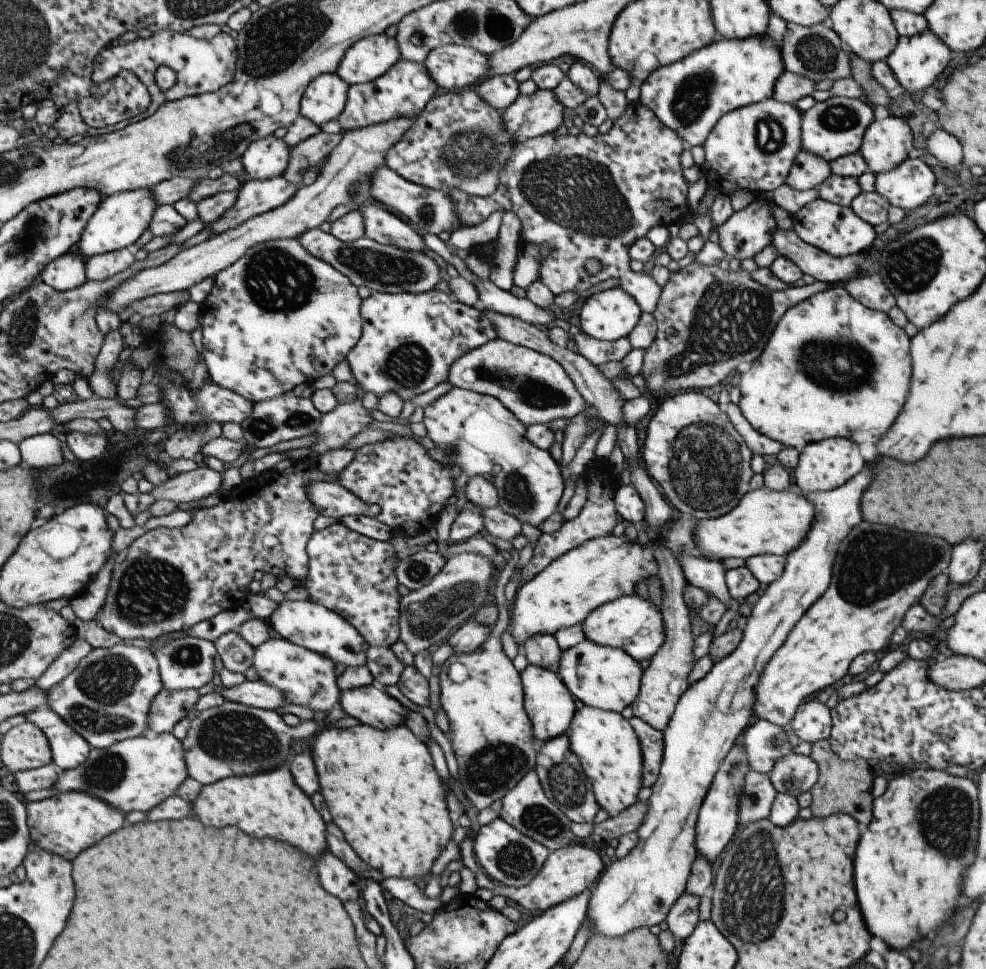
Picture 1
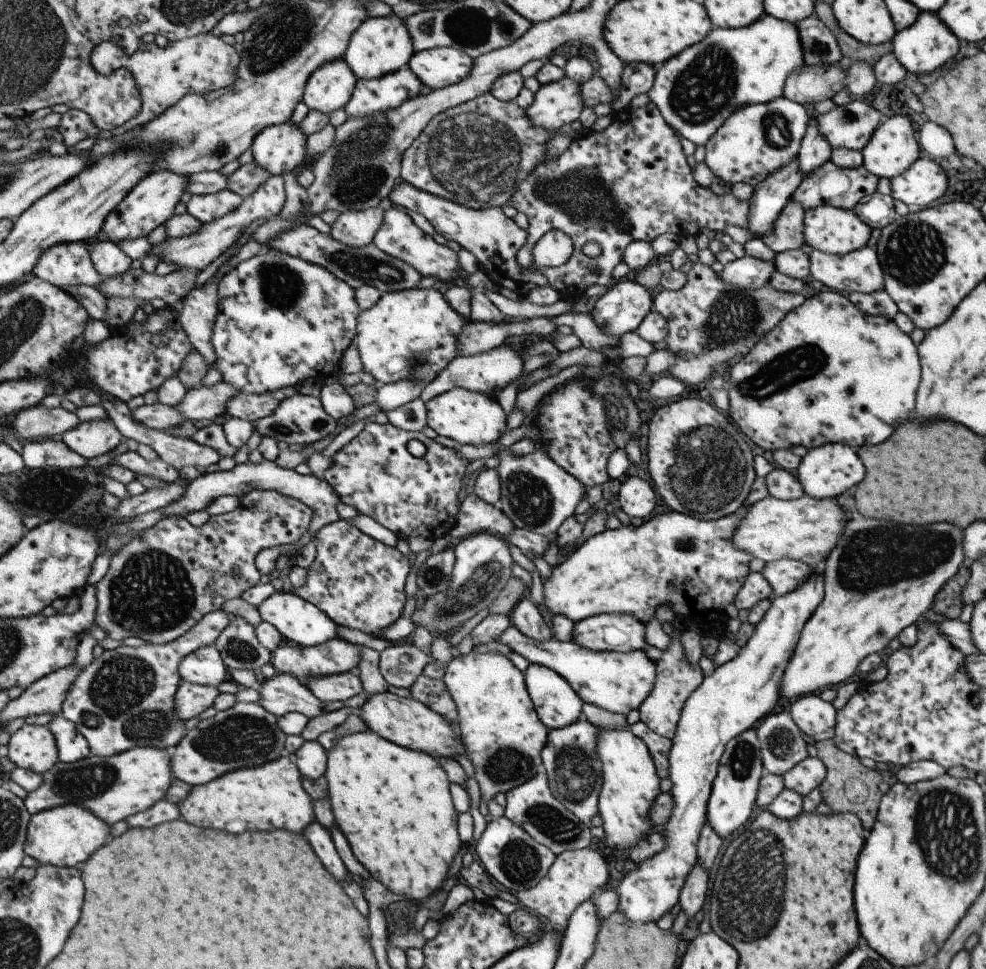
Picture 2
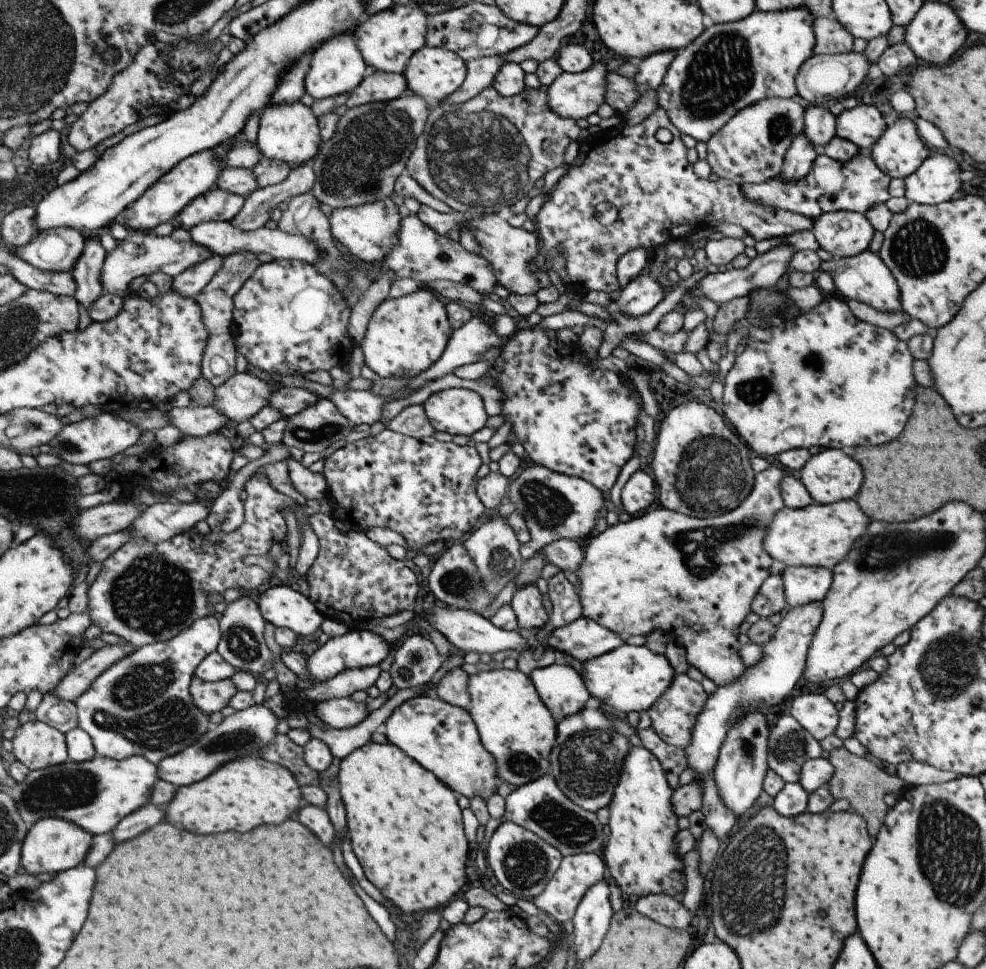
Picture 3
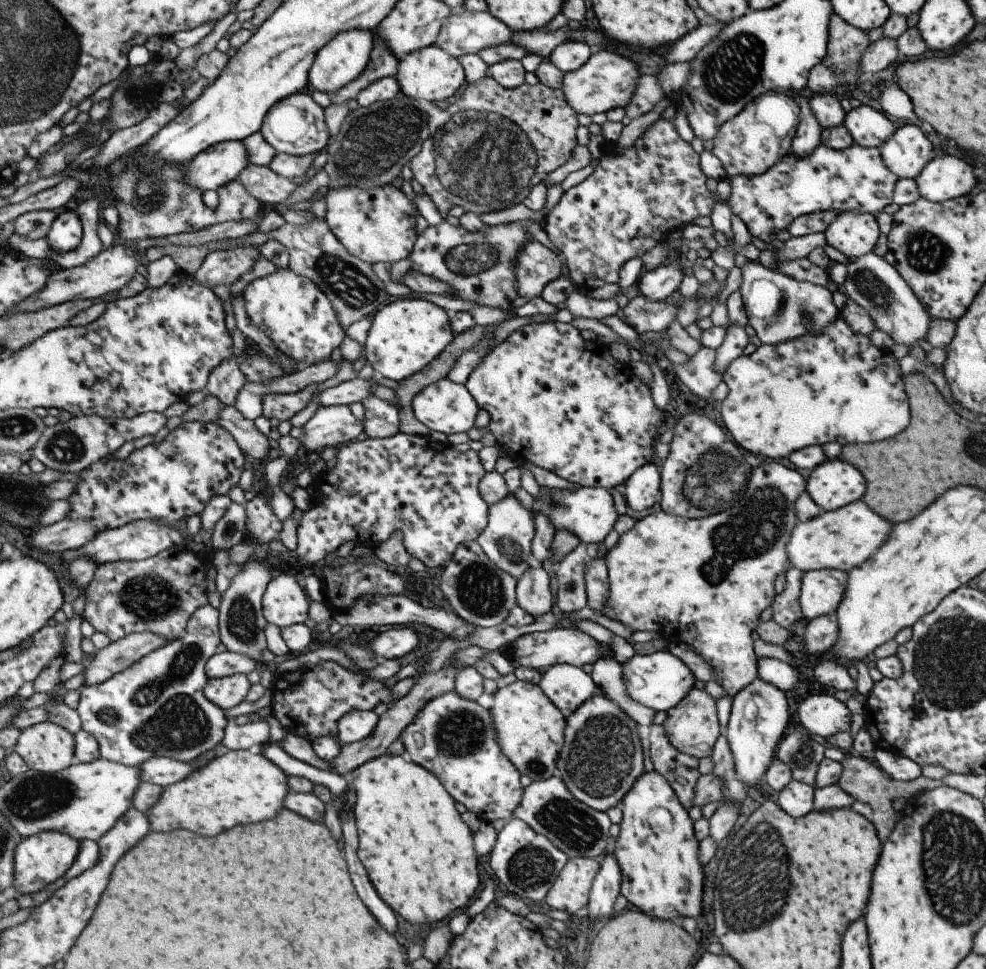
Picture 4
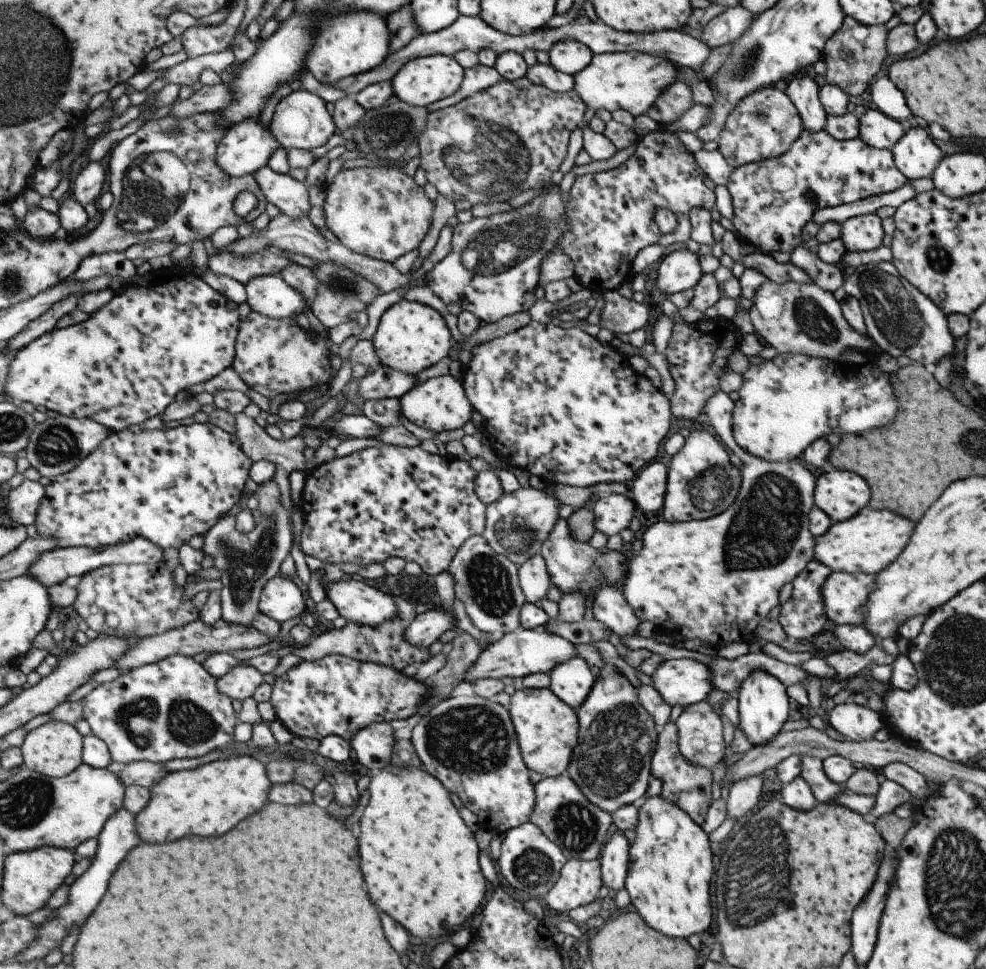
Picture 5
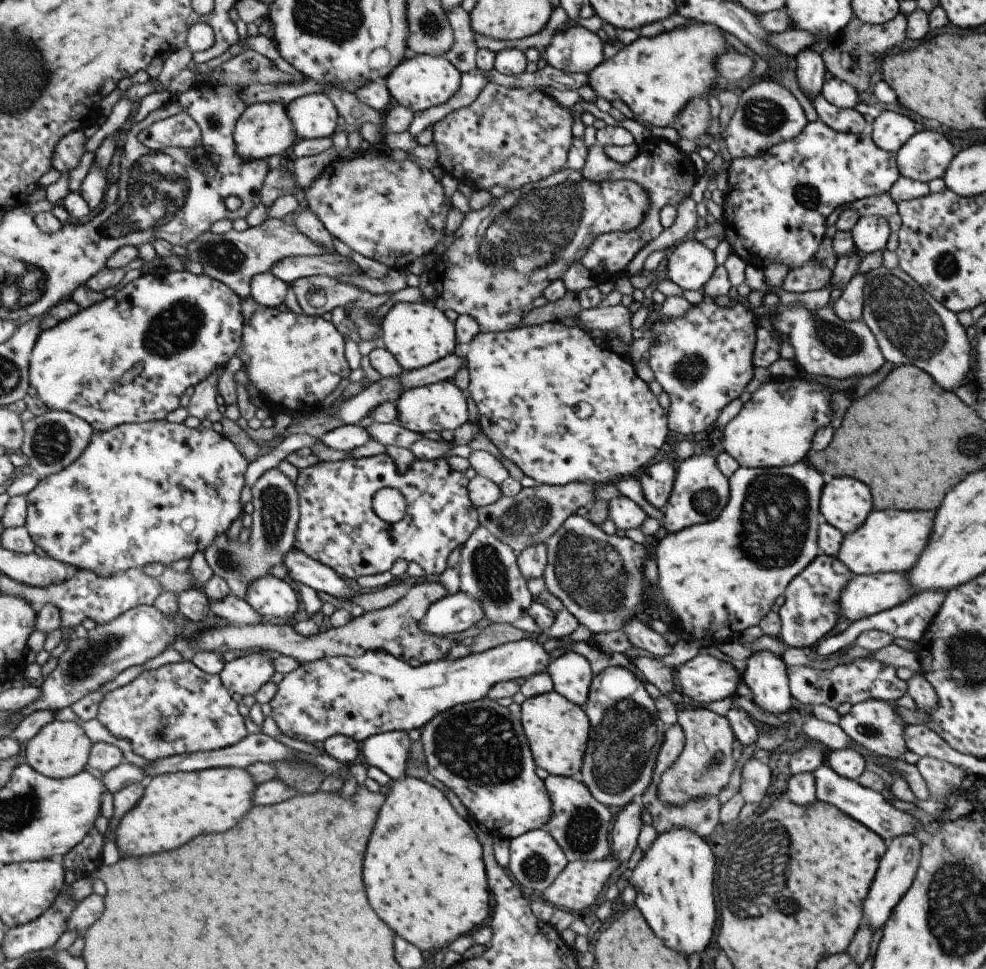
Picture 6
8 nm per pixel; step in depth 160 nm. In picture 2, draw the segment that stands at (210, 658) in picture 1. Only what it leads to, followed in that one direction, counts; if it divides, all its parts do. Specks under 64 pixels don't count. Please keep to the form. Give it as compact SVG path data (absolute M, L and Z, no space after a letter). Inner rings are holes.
M216 644L185 656L179 672L183 682L215 687L229 680L230 674Z

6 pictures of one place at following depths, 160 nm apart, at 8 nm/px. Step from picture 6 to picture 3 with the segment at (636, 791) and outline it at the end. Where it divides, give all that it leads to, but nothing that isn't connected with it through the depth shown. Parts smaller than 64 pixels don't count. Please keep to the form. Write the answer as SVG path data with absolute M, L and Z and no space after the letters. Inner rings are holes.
M599 708L582 709L556 724L555 741L549 752L549 772L561 794L581 810L595 813L606 808L617 784L621 760L630 743L613 730L613 724Z

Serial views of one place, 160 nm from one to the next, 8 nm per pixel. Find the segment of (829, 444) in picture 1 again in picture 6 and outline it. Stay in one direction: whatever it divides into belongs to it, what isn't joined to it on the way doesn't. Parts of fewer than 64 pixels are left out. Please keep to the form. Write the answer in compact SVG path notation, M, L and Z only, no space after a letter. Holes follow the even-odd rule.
M833 477L821 489L818 509L820 519L834 526L842 535L852 533L863 524L865 517L873 510L870 490L865 484L851 477Z

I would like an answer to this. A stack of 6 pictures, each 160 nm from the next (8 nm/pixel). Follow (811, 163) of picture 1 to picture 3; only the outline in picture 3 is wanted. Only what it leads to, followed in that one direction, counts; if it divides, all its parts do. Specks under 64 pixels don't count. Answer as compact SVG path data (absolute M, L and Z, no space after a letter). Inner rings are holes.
M809 105L803 111L803 136L819 154L835 135L835 118L827 106Z

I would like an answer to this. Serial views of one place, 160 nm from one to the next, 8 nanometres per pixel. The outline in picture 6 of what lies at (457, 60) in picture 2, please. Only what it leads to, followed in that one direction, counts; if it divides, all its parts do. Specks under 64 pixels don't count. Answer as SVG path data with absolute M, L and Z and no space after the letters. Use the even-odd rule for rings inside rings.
M409 55L383 80L392 103L408 108L413 114L444 103L460 83L460 72L444 57Z

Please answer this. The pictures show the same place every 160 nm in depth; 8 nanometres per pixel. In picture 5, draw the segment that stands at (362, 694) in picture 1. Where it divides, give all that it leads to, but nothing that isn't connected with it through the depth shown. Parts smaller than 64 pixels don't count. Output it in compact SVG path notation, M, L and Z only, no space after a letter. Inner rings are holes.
M476 695L445 697L426 710L411 728L409 740L422 769L437 778L447 792L456 794L463 807L477 816L481 828L493 833L506 833L509 828L529 821L535 804L534 785L529 782L527 768L522 763L506 707Z

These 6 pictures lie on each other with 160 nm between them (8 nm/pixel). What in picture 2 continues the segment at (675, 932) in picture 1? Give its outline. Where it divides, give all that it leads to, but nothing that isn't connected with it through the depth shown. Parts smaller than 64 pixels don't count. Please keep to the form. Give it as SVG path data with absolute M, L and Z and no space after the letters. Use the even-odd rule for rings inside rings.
M697 861L693 864L693 868L689 870L689 874L678 895L680 911L685 914L685 918L689 920L696 912L699 911L703 902L705 902L705 892L707 892L707 876L708 870L703 870Z

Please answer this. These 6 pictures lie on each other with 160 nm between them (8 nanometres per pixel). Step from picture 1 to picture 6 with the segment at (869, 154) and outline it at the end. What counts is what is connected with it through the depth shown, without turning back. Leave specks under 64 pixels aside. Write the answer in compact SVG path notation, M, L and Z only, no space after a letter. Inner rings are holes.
M920 128L896 152L897 170L901 177L928 183L942 178L955 152L941 133Z

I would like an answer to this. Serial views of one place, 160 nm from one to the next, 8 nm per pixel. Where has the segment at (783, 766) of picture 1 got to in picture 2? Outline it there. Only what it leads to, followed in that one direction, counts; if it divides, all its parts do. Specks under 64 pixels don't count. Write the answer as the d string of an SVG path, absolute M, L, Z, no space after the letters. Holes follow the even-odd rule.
M806 757L797 762L793 768L781 774L781 782L787 790L797 792L799 796L806 796L811 790L819 787L825 778L826 769L821 760Z

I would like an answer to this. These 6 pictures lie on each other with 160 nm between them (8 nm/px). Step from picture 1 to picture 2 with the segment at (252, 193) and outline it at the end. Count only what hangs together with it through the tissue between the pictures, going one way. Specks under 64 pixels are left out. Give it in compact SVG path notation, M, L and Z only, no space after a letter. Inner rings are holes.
M283 175L273 176L267 180L265 186L261 186L252 196L243 197L243 204L240 208L235 208L228 216L213 222L202 223L200 232L195 232L192 236L181 238L167 238L162 243L153 246L151 253L161 256L161 259L171 264L176 264L180 269L192 269L200 272L205 270L209 264L213 264L217 258L221 258L235 242L249 230L249 226L255 220L273 219L280 215L285 208L286 186Z

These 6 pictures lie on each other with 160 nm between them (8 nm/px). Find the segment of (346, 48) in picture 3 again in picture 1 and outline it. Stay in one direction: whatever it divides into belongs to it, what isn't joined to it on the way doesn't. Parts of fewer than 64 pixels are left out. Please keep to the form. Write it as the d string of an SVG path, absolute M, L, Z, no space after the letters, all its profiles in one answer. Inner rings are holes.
M336 72L319 75L305 92L301 113L319 127L340 117L347 103L347 93L348 85Z

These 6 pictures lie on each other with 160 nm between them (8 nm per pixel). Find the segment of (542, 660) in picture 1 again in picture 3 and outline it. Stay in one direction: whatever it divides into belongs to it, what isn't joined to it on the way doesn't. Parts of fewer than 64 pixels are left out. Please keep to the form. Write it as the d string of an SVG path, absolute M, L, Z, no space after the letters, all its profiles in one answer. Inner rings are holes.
M527 584L513 593L509 602L517 629L537 629L545 625L547 614L541 604L541 594L536 584Z

